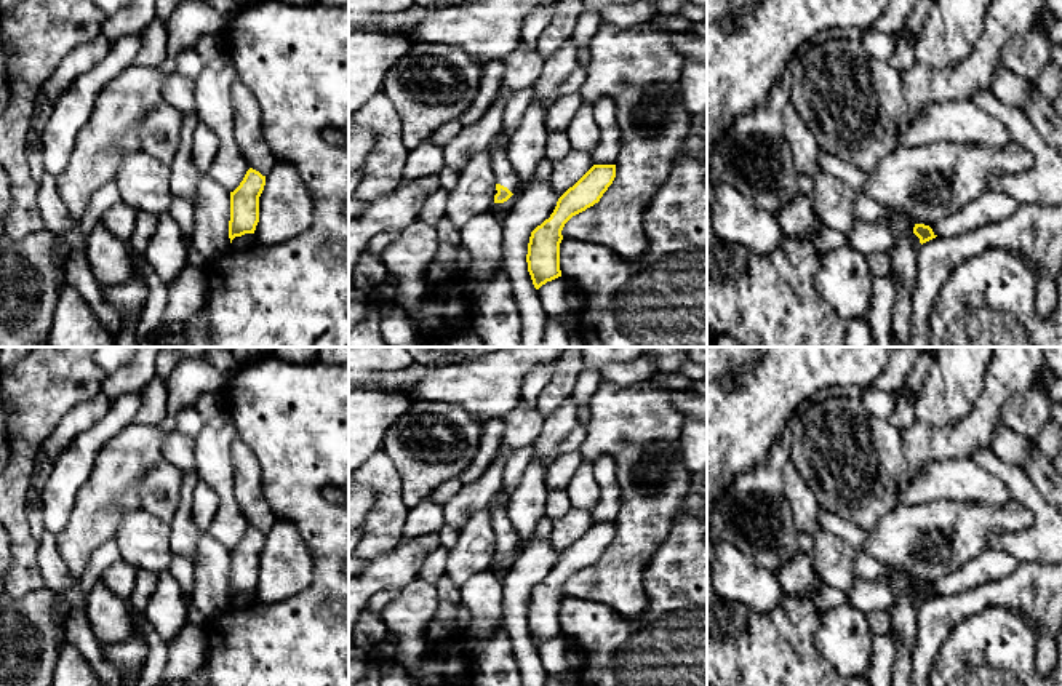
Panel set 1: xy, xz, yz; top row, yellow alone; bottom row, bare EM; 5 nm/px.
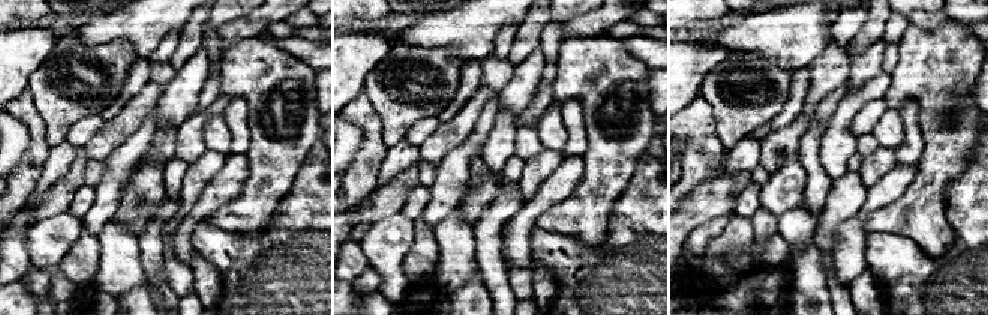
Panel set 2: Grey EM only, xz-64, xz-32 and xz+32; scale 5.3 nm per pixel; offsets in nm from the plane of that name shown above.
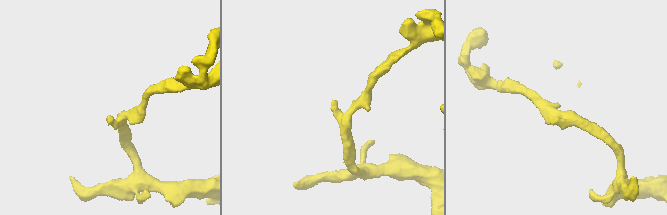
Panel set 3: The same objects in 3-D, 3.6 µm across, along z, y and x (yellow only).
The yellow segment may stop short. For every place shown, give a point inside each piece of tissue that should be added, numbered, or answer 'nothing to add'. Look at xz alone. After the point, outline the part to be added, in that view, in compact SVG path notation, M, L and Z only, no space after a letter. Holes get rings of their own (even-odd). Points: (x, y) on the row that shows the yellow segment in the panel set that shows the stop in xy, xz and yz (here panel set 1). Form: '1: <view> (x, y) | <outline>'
1: xz (503, 168) | M499 133L489 149L493 152L493 171L496 176L496 184L501 184L504 187L507 187L512 193L517 193L521 190L521 181L517 176L512 163L507 158L507 146L509 146L509 136L505 133Z

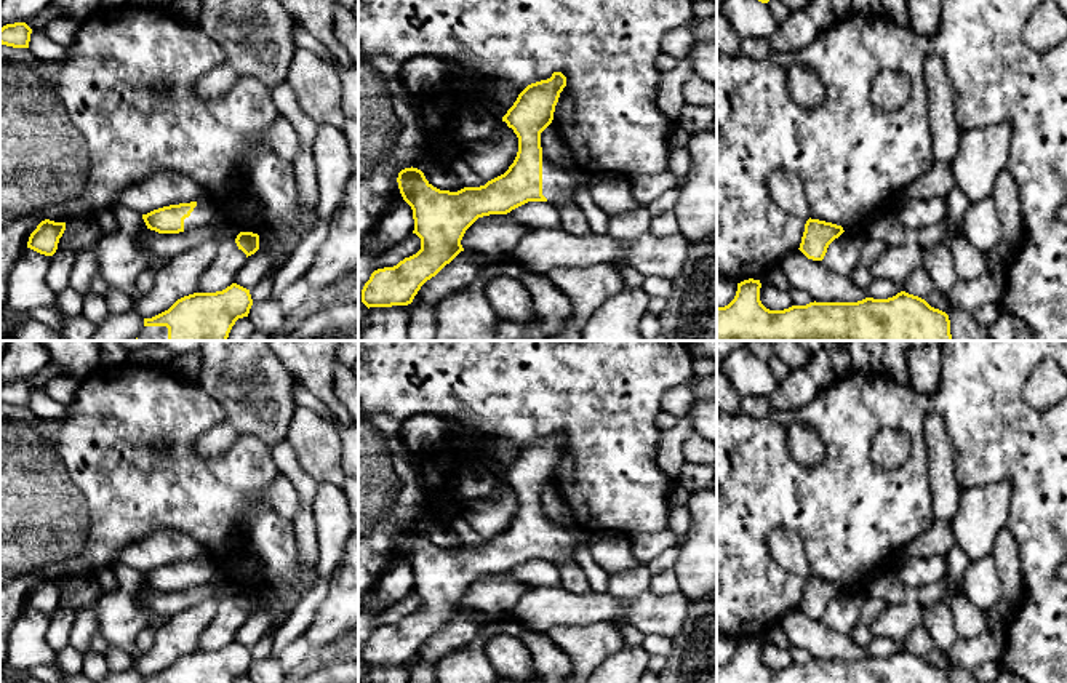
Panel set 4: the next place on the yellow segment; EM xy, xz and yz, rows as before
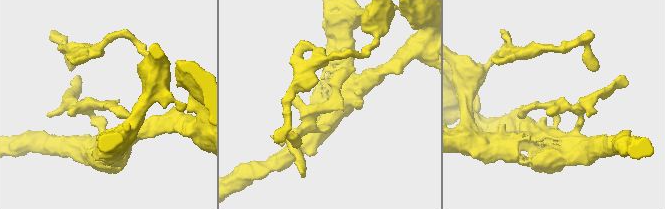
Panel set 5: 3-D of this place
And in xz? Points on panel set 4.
1: xz (559, 186) | M542 157L542 195L552 205L576 203L577 170L563 170Z

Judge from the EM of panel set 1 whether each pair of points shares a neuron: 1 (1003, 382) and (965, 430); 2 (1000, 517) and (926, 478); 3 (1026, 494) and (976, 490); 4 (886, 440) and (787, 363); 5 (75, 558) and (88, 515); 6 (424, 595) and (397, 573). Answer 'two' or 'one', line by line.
1: one
2: two
3: two
4: two
5: one
6: two

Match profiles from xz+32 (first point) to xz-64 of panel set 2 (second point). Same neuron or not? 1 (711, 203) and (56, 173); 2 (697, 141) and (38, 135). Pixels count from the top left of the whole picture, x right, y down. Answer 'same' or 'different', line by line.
1: different
2: same

